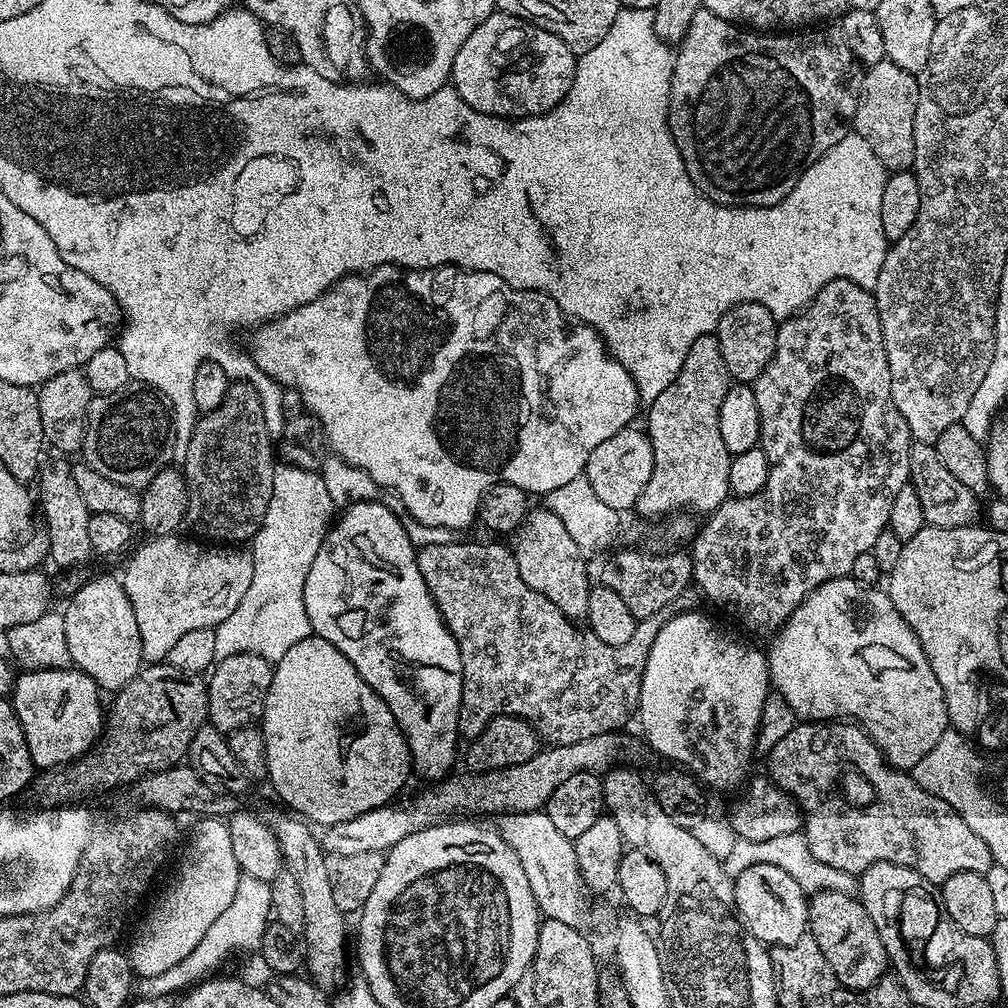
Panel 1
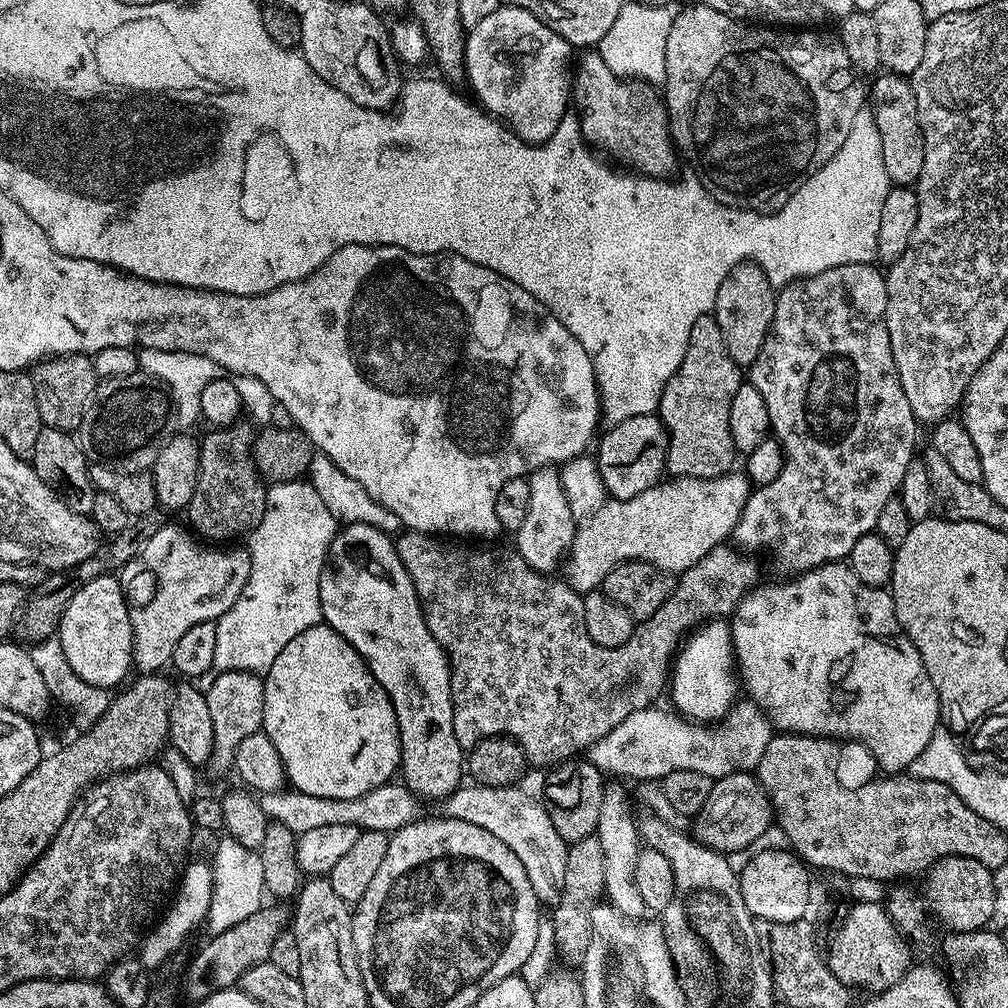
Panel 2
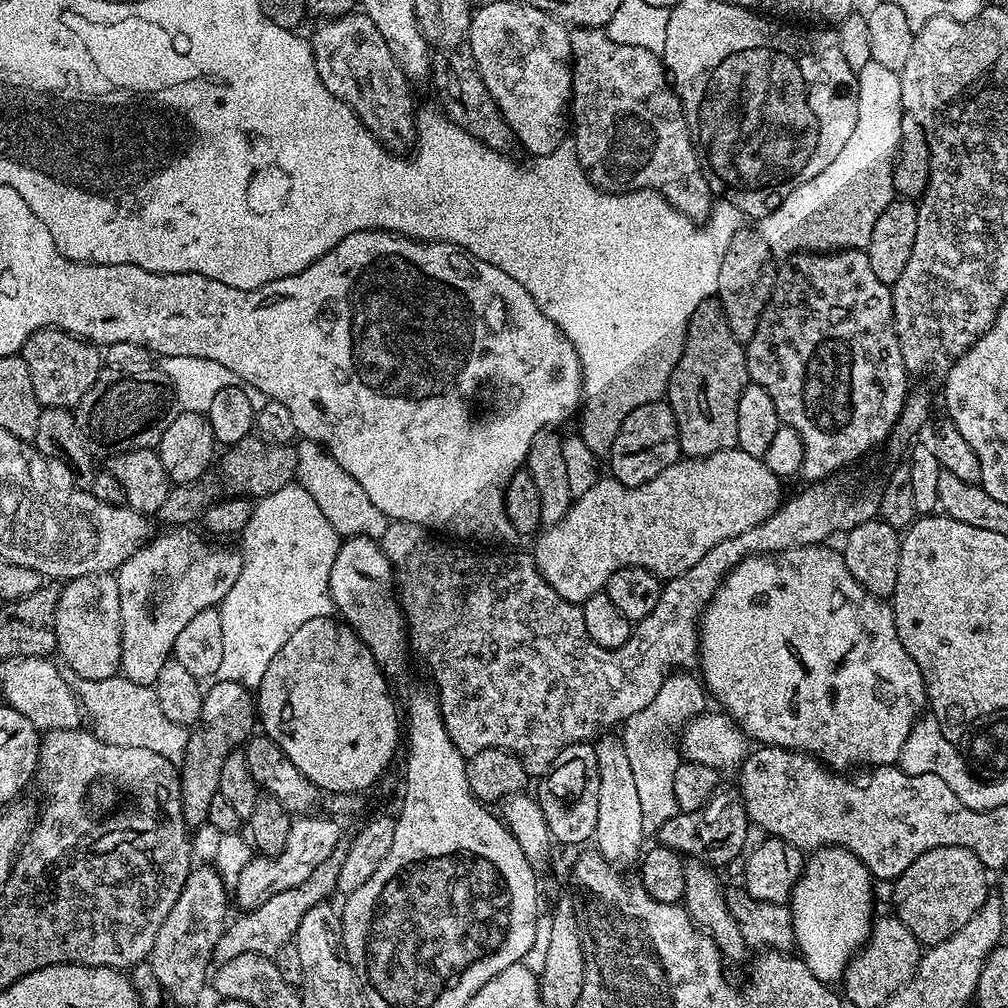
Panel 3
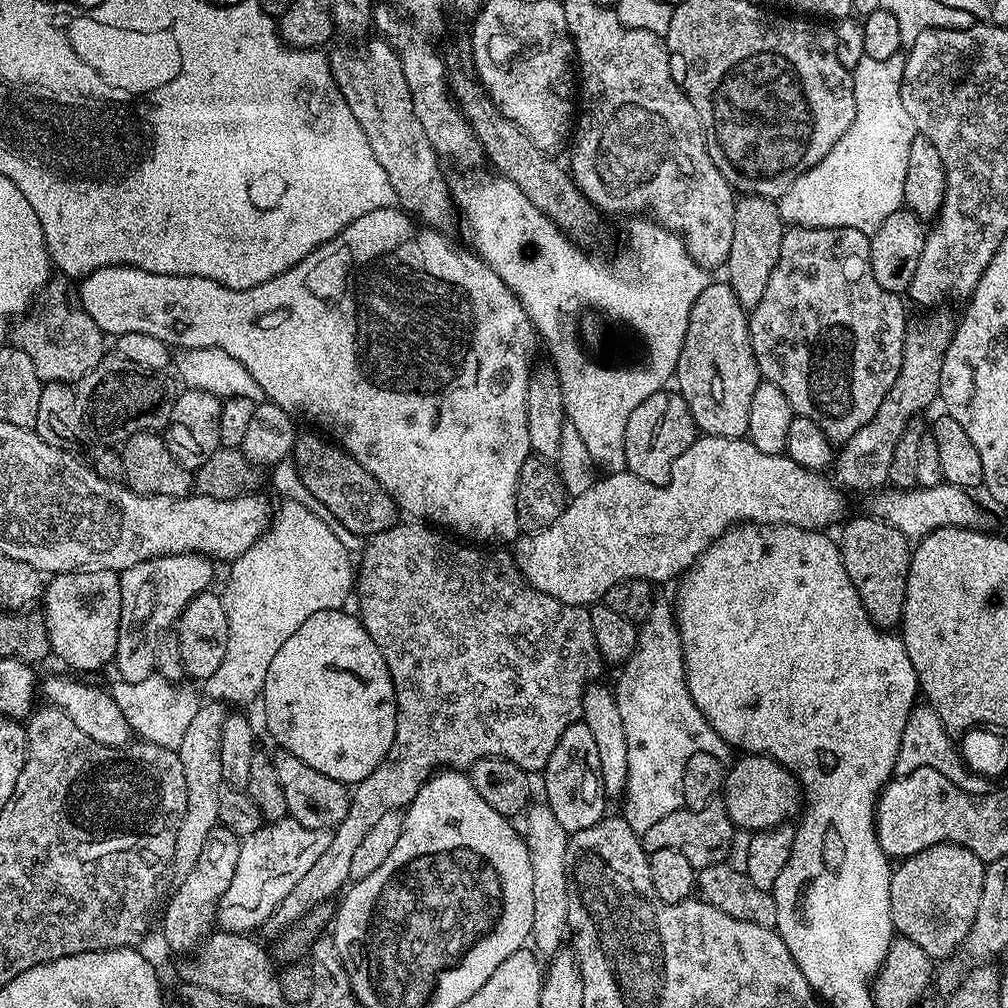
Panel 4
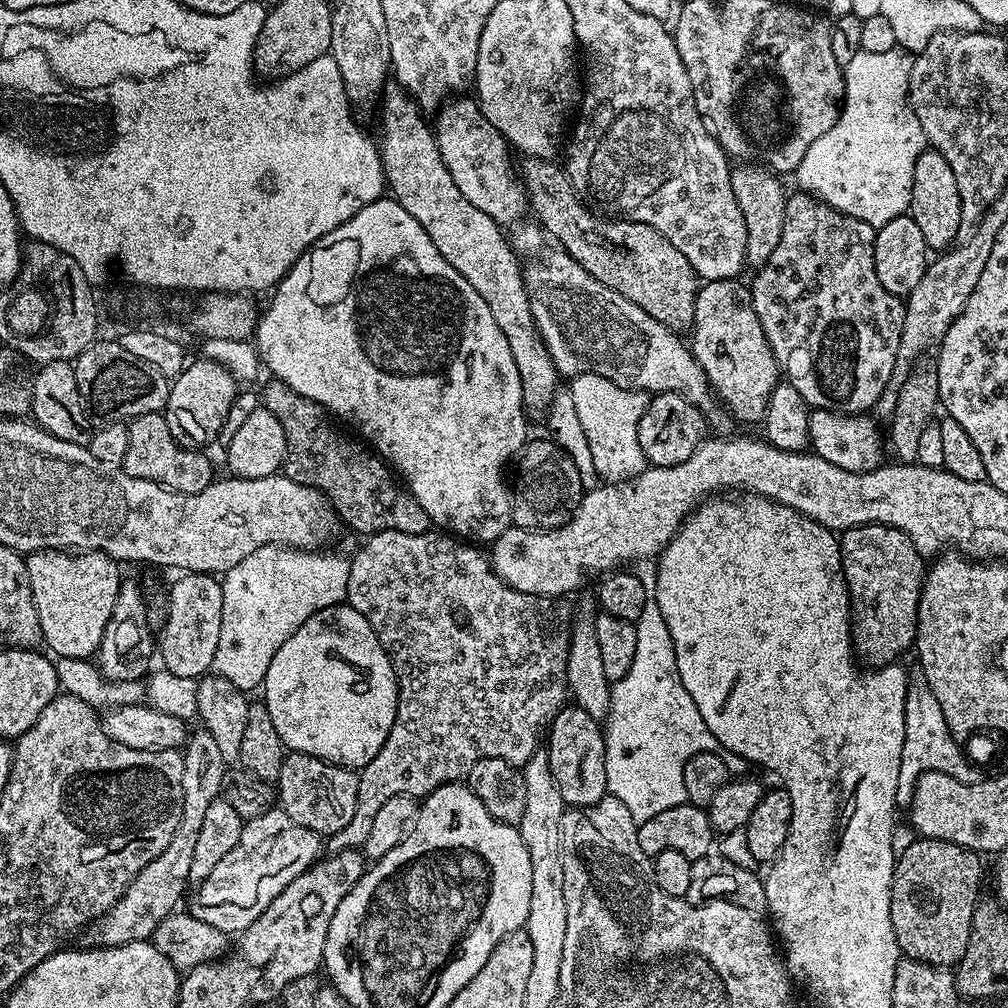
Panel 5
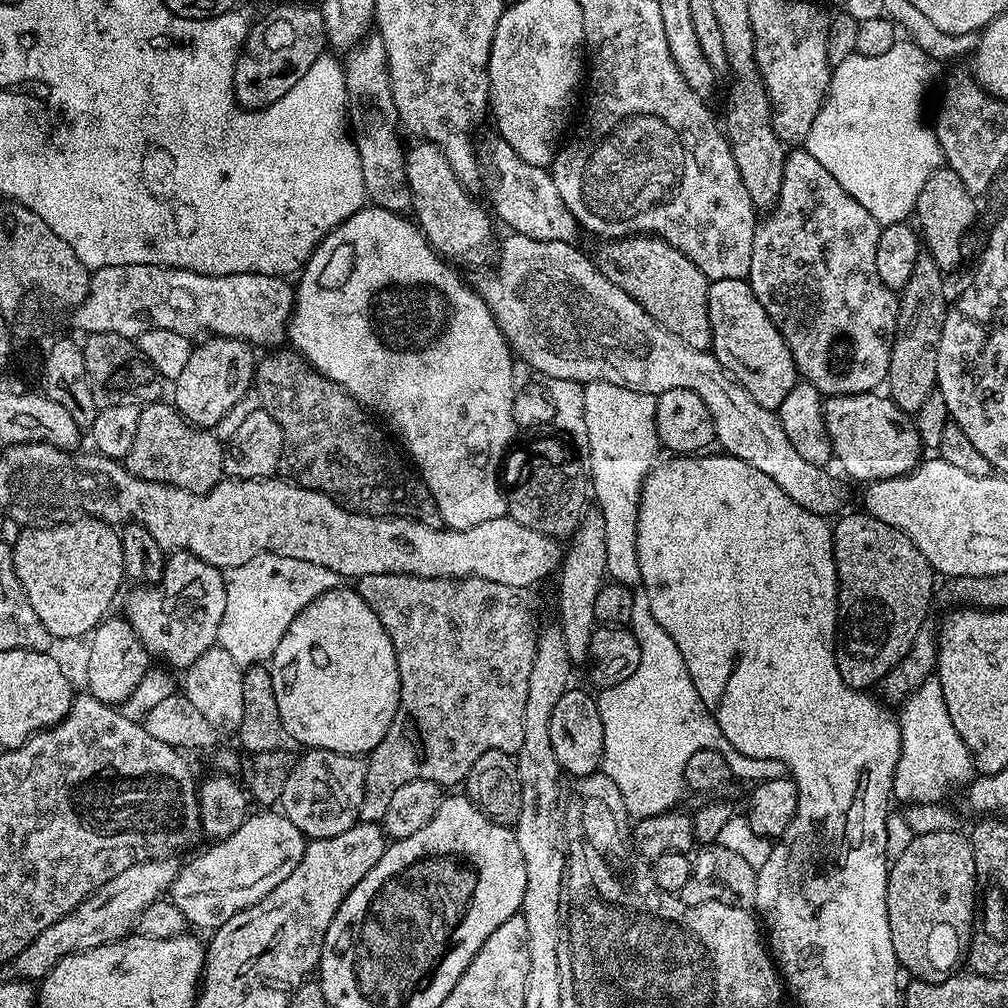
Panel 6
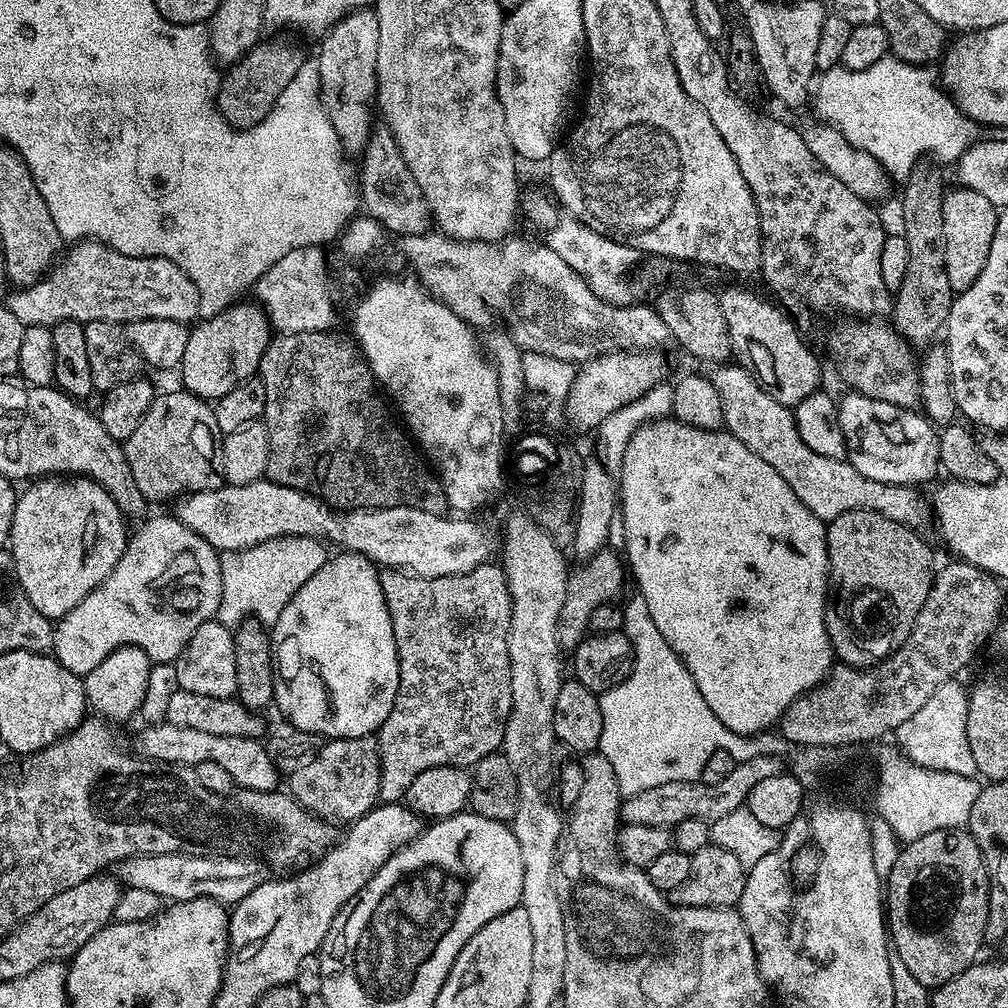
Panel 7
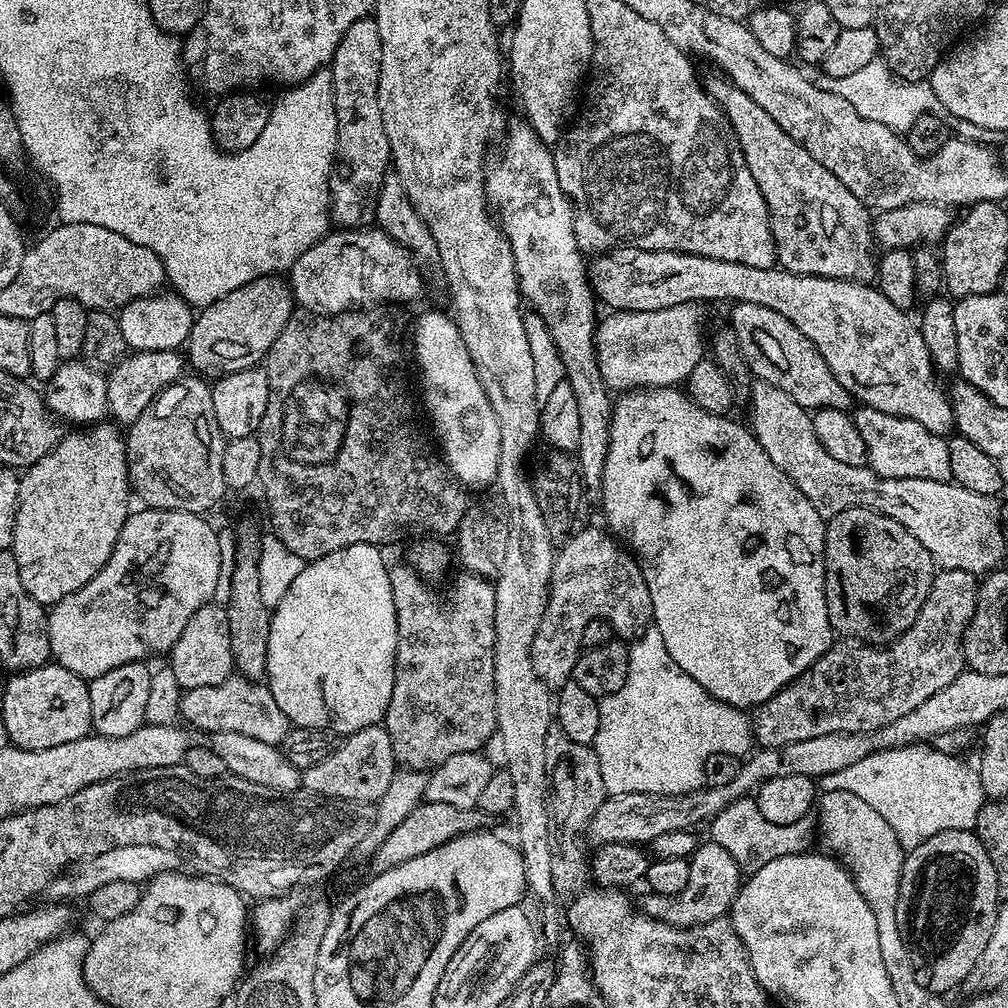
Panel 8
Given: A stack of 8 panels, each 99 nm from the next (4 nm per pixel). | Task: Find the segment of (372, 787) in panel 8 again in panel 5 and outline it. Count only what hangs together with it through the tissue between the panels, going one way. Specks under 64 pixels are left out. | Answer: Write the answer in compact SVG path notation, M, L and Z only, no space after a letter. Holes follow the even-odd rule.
M289 751L280 771L278 804L287 816L298 822L298 826L306 826L306 830L314 830L327 838L342 830L342 826L354 818L359 781L359 775L351 768L331 764L310 754Z

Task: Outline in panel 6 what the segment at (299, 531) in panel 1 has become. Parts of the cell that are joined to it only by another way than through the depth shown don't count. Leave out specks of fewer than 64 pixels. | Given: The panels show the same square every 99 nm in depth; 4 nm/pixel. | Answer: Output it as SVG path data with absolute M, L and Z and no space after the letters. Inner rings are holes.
M263 552L255 556L254 568L270 568L270 634L252 634L252 632L264 632L264 626L258 628L260 622L256 620L260 620L260 614L254 612L248 614L248 608L254 606L252 606L252 598L248 598L246 594L246 582L242 582L240 576L234 578L228 571L224 572L224 580L232 580L234 584L234 588L230 590L236 592L230 594L230 600L226 600L226 610L222 610L222 622L218 626L216 644L222 650L226 650L230 658L234 658L234 662L241 670L271 661L274 650L278 650L278 642L282 642L282 634L290 630L290 622L294 622L294 618L298 618L298 614L306 610L310 602L314 602L322 593L337 587L338 584L336 573L326 570L326 566L307 564L305 560L298 558L276 556L272 552ZM242 632L250 632L250 634L242 634Z

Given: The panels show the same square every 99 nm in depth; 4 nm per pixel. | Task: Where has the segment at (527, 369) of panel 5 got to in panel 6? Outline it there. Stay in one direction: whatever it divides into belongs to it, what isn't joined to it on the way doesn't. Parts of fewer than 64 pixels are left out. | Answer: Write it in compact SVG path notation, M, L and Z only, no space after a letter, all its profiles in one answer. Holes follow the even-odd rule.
M416 142L407 149L404 169L412 195L411 215L429 244L448 260L484 264L494 256L491 215L472 198L469 189L454 174L450 162L435 144Z

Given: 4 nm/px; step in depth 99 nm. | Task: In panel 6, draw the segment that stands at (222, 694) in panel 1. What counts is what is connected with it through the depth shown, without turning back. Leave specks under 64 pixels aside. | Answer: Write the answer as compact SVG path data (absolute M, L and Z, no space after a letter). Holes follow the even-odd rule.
M174 856L143 860L110 878L110 882L86 897L79 906L70 910L70 914L54 922L54 926L42 930L42 934L38 934L38 938L34 938L34 942L30 942L30 946L26 946L26 950L12 960L10 971L16 975L13 977L20 982L39 982L62 958L123 940L133 931L142 910L171 889L180 869L177 860Z

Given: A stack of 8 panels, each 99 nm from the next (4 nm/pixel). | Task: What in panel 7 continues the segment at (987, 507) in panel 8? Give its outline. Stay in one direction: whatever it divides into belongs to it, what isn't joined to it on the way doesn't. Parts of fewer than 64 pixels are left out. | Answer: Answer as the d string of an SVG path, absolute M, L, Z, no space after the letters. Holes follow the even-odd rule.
M736 362L711 369L710 379L714 390L718 390L718 398L722 400L722 418L724 428L746 450L754 450L762 462L774 466L786 482L790 482L790 490L798 494L798 498L822 521L838 518L838 514L846 514L850 510L870 510L874 514L882 514L899 524L919 529L926 516L926 504L920 501L915 487L907 484L887 484L874 482L874 478L862 478L858 470L848 463L847 459L835 460L822 458L822 454L814 454L806 442L798 434L798 426L793 409L778 402L762 387L759 380L747 368Z

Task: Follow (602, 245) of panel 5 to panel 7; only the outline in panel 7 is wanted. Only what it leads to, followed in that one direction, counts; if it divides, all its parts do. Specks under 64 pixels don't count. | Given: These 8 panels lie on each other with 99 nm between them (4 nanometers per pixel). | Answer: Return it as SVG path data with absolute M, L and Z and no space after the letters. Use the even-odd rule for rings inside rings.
M667 288L654 300L654 307L662 318L667 335L671 339L673 336L694 359L701 360L707 366L723 366L729 363L733 359L732 343L719 295L708 288Z

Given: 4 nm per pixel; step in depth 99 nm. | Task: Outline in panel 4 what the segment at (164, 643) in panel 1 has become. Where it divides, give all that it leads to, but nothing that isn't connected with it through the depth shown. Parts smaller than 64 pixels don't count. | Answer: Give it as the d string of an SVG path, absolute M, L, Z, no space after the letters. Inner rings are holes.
M183 552L173 556L156 556L146 562L138 562L130 566L125 572L119 573L120 589L122 590L122 614L118 626L118 646L114 669L116 676L126 682L142 682L142 678L156 672L155 650L156 640L164 631L171 629L179 621L180 615L189 600L198 594L209 591L212 585L213 561L207 556L200 556L197 552Z

